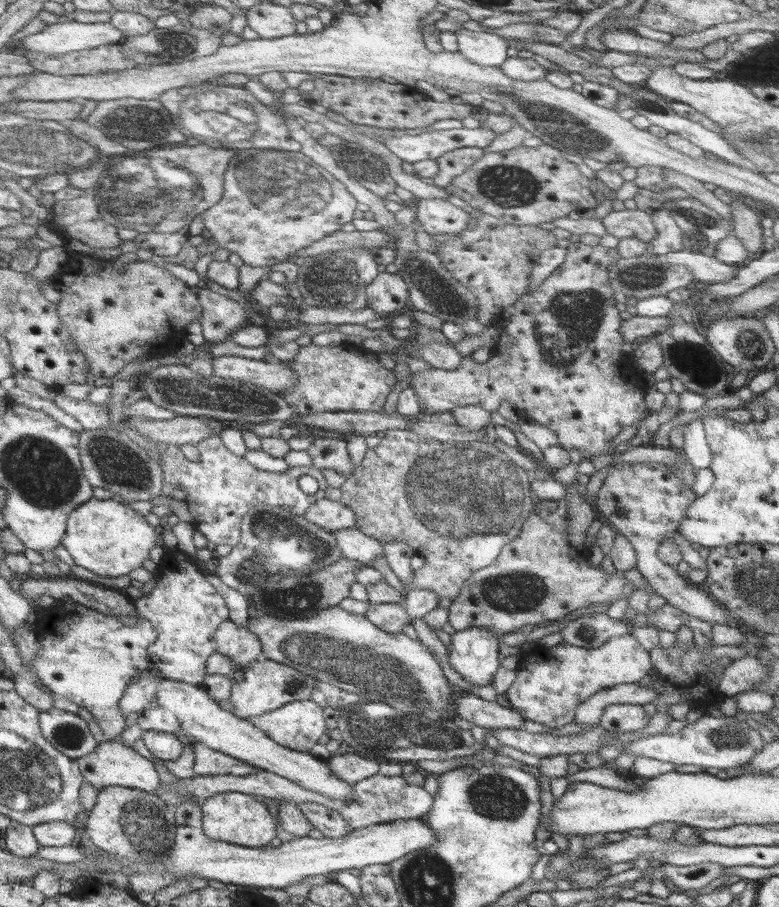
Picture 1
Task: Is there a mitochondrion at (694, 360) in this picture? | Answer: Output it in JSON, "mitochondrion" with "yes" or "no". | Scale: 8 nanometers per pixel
{"mitochondrion":"yes"}

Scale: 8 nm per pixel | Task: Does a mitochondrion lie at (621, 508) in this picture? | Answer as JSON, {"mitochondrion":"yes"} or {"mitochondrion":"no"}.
{"mitochondrion":"yes"}

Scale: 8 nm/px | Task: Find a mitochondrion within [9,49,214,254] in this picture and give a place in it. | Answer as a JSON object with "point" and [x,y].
{"point":[147,191]}

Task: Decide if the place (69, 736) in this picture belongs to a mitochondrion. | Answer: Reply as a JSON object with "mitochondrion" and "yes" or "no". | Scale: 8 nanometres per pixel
{"mitochondrion":"yes"}

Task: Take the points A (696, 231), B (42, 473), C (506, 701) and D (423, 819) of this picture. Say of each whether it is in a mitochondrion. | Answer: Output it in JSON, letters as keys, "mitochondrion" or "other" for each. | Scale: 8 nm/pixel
{"A":"mitochondrion","B":"mitochondrion","C":"other","D":"other"}

